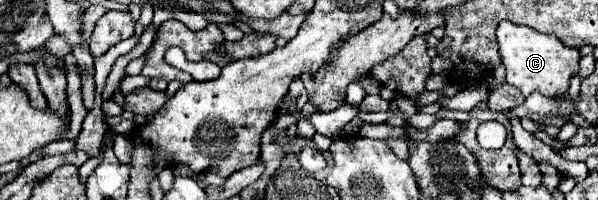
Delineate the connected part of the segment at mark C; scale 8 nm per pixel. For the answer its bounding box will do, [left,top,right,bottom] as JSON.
[497,21,579,97]

